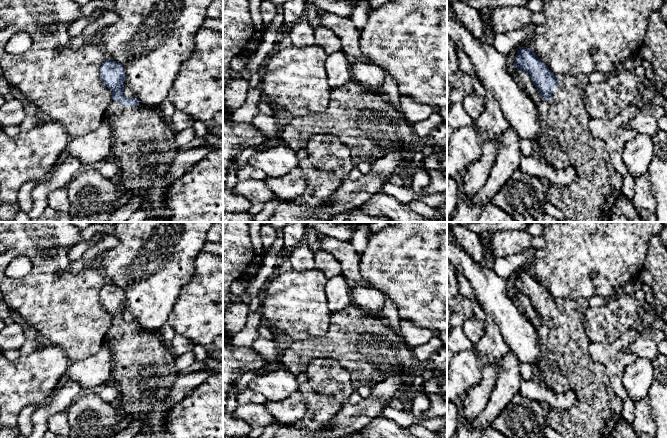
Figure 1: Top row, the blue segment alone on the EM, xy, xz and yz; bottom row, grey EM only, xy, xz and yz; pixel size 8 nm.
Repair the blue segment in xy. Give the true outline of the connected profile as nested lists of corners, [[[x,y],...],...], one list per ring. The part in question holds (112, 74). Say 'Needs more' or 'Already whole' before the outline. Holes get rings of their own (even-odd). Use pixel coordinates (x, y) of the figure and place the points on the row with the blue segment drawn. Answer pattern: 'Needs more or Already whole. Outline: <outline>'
Needs more. Outline: [[[110,59],[103,62],[100,79],[112,92],[112,102],[103,119],[109,122],[112,129],[110,158],[115,160],[119,167],[118,183],[123,186],[125,192],[131,191],[132,197],[142,198],[139,208],[148,212],[148,219],[166,222],[170,216],[166,196],[172,183],[166,182],[165,176],[180,150],[175,143],[176,132],[156,109],[145,106],[135,97],[124,95],[125,70],[121,63]]]

